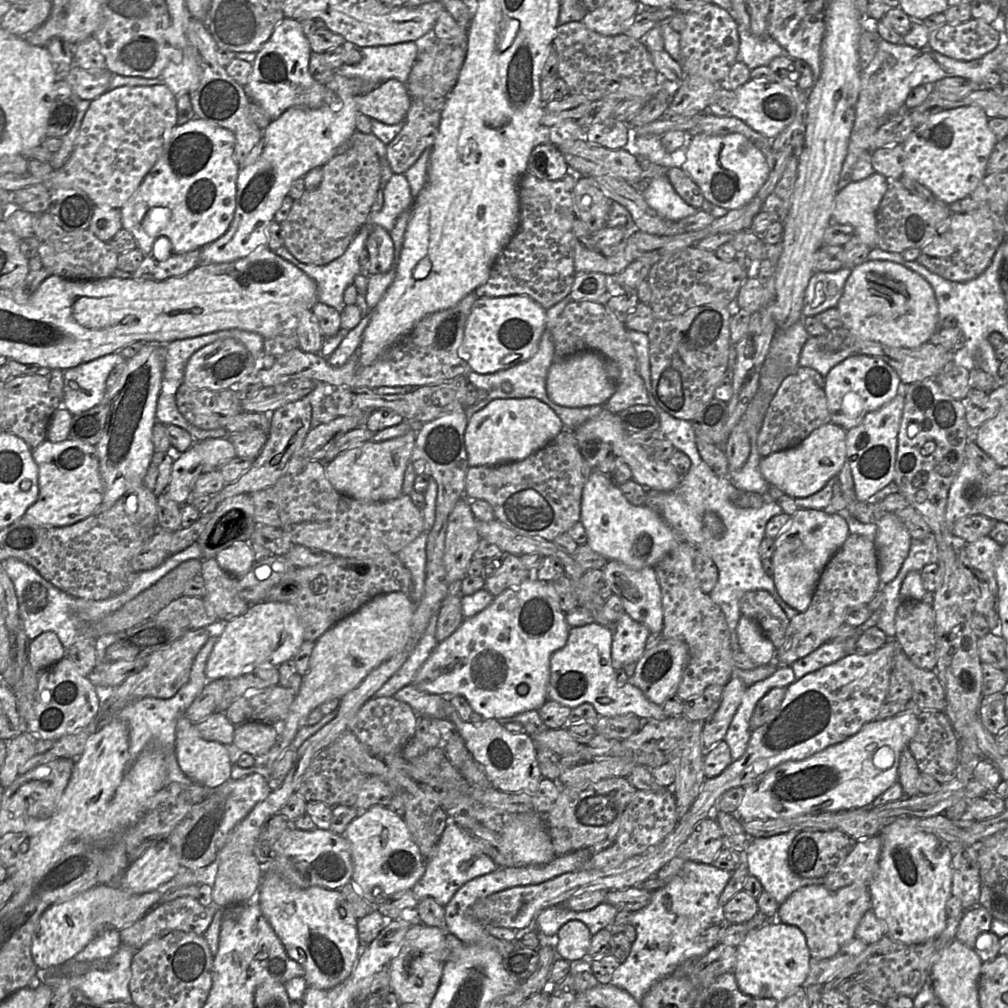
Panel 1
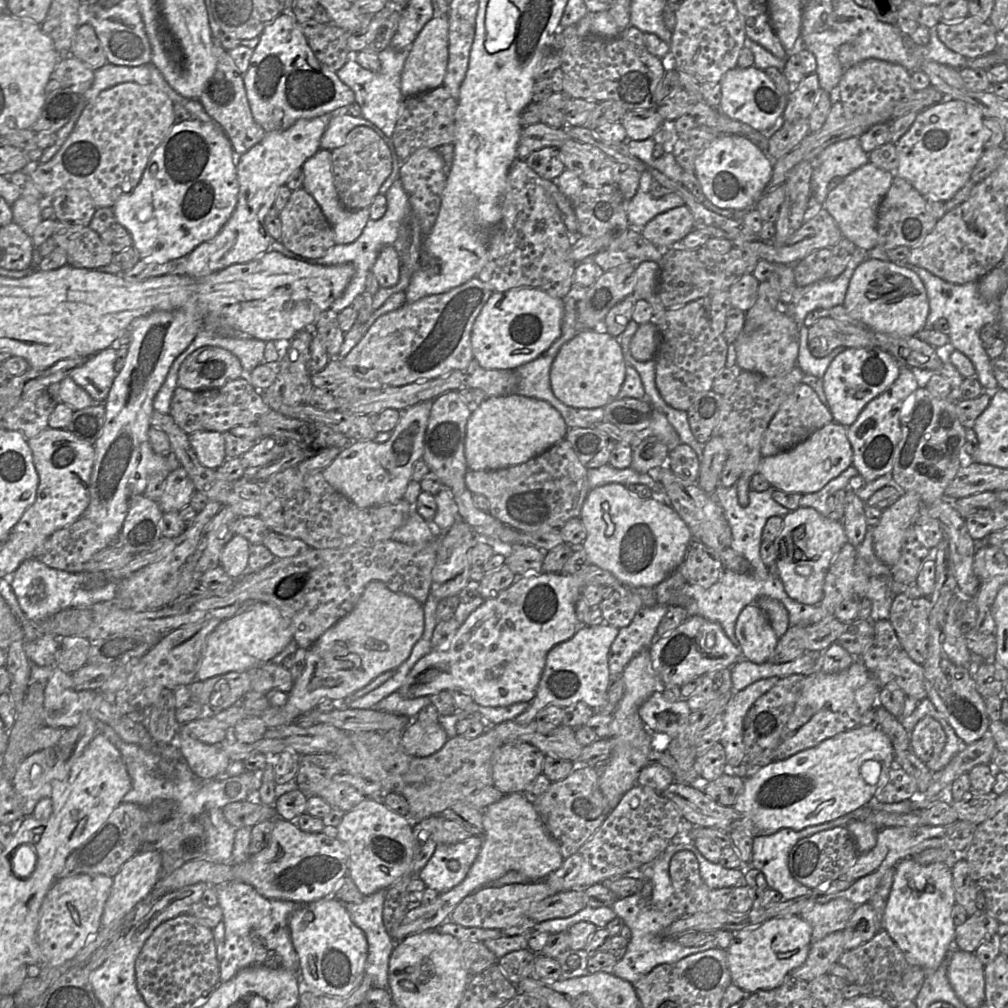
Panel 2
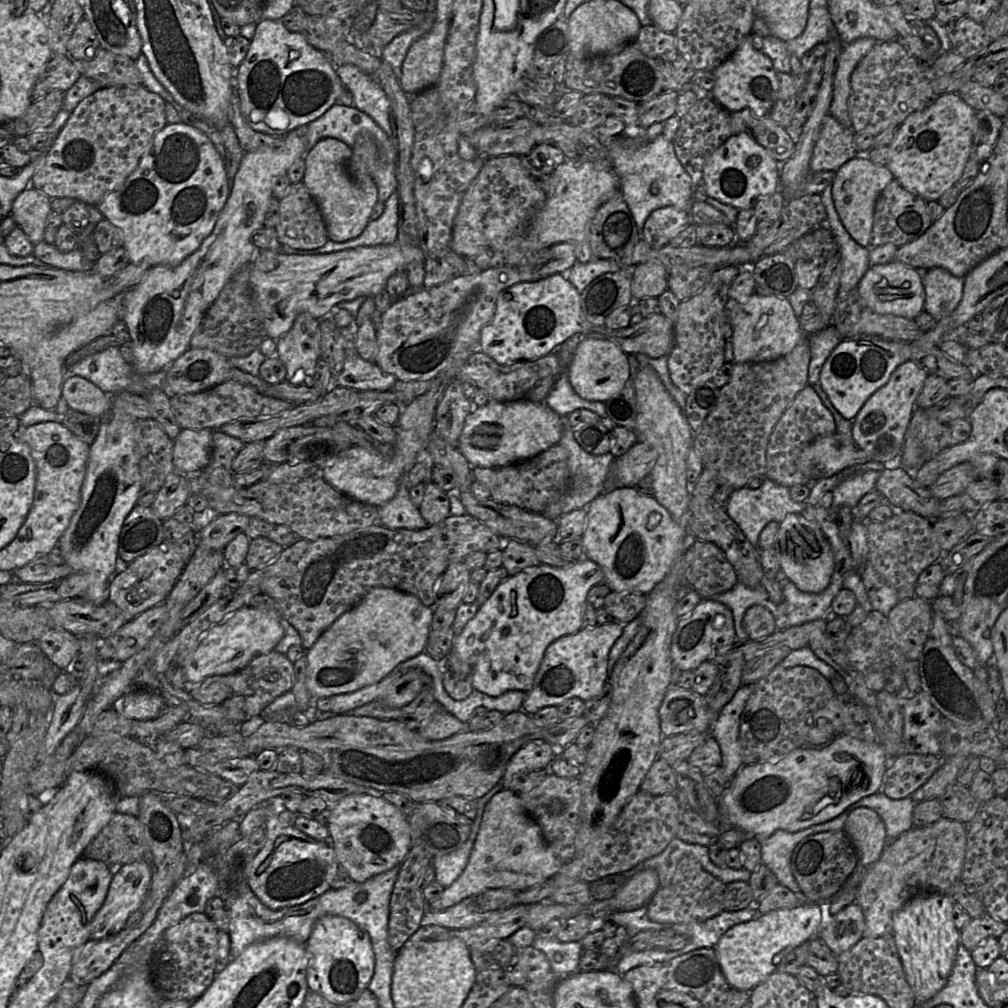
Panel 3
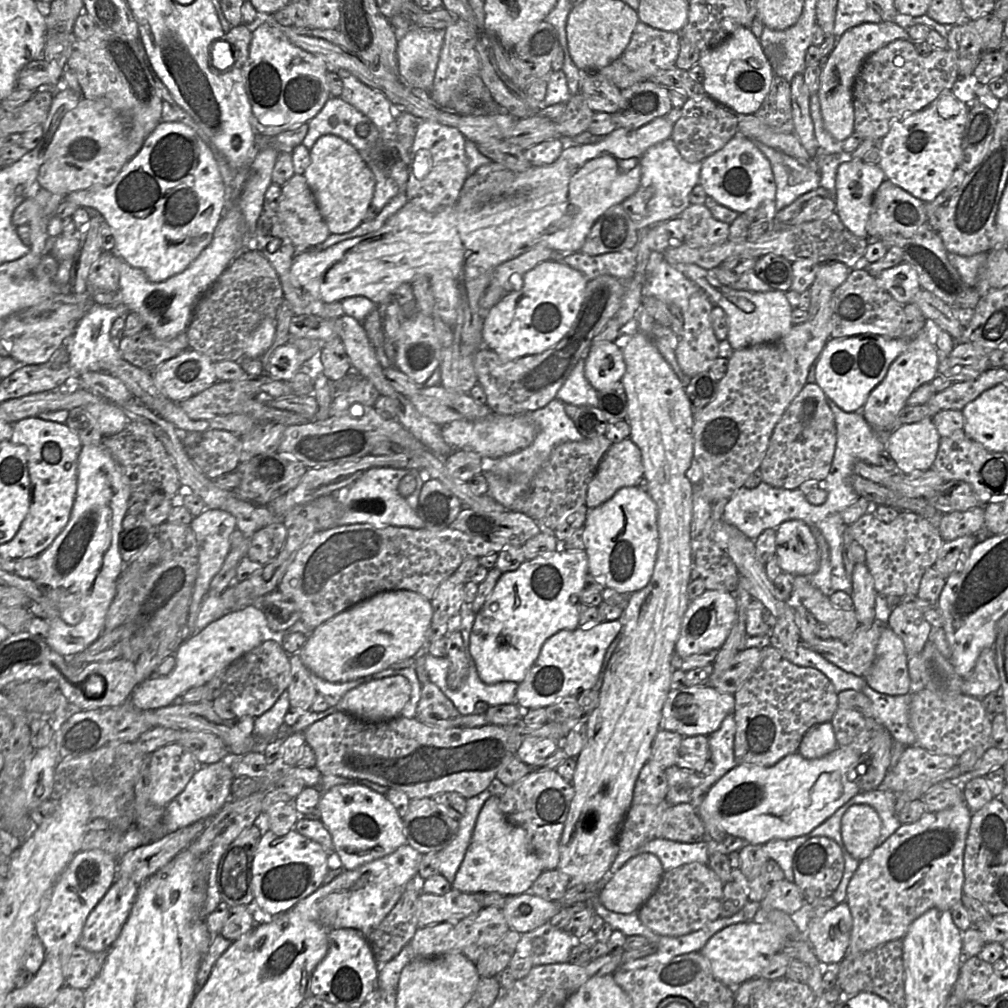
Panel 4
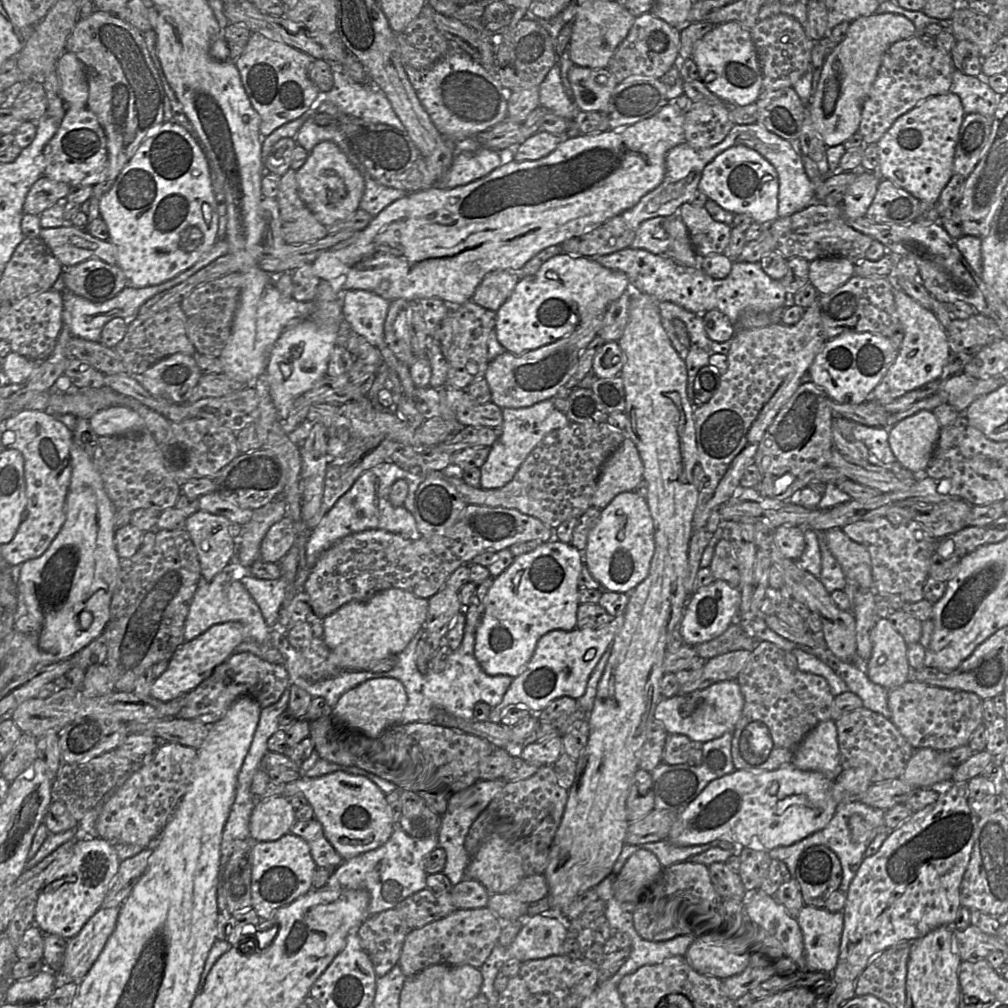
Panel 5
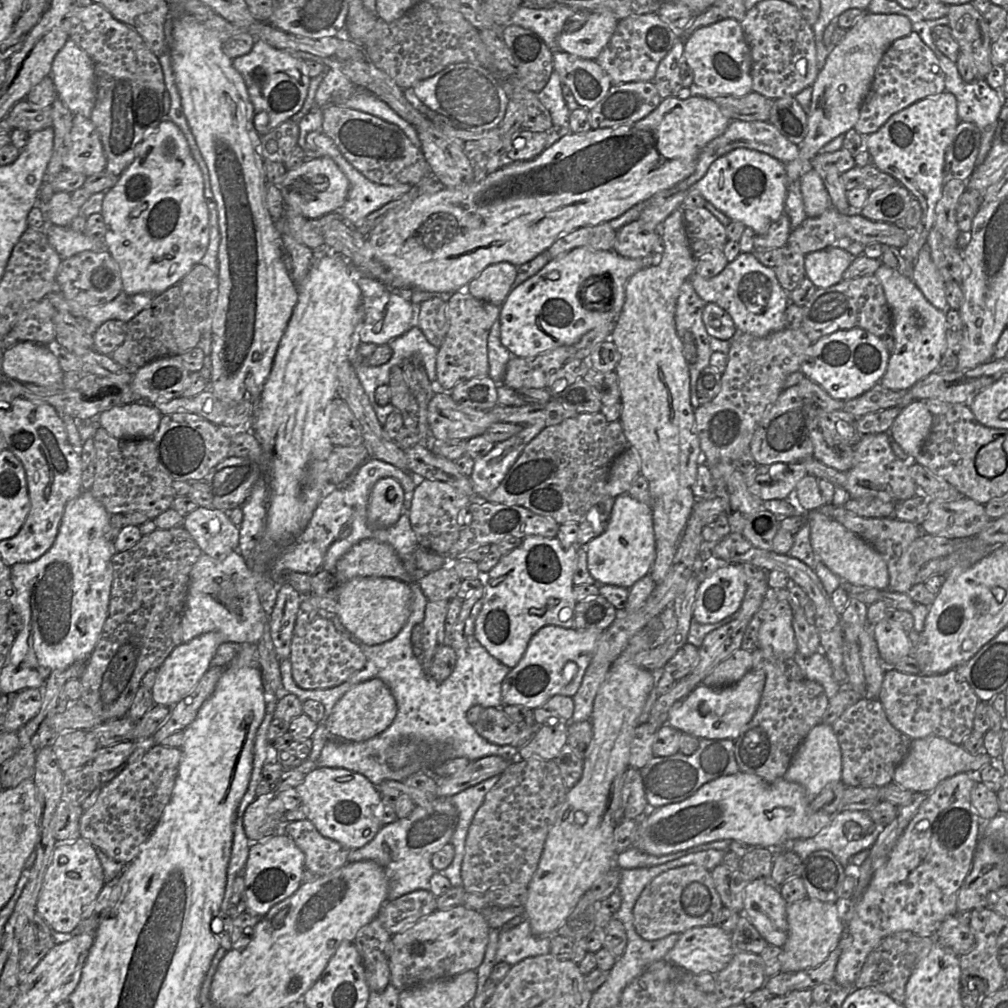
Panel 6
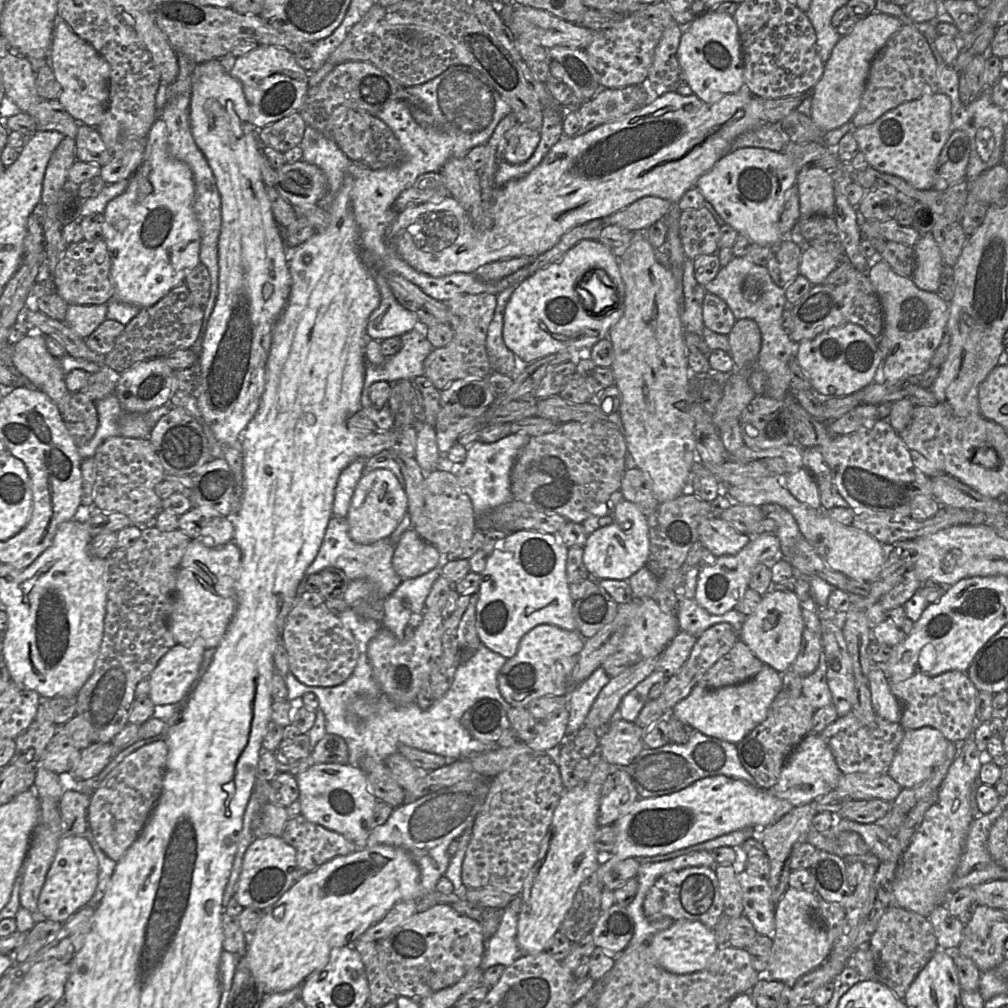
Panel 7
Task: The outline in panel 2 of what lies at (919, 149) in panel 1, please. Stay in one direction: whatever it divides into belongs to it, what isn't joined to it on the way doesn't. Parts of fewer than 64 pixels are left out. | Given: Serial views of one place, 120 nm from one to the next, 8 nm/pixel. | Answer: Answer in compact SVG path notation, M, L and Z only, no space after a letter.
M944 99L941 102L923 109L918 113L914 123L909 128L909 130L895 143L898 154L898 168L896 172L893 173L894 176L899 176L908 181L922 196L929 196L943 202L951 199L970 180L972 170L985 151L985 143L989 139L989 130L983 123L984 118L985 117L983 116L979 107L962 100Z

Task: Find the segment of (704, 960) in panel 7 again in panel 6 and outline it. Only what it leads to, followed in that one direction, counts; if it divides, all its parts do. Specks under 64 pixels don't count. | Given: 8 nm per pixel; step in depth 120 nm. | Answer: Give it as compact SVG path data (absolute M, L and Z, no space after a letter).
M717 925L698 926L680 933L665 960L701 975L725 969L735 953L731 934Z

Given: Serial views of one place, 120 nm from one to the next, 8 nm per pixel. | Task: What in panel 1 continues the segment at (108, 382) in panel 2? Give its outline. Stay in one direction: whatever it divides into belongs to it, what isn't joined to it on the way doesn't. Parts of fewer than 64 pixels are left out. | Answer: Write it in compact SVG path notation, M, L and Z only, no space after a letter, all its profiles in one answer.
M114 352L65 370L61 407L73 416L101 404L109 374L123 360L121 352Z

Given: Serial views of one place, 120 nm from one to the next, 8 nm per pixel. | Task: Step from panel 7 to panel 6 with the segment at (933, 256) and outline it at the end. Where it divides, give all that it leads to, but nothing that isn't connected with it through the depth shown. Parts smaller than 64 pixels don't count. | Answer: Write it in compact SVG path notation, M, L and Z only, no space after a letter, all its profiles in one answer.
M926 243L914 263L912 281L934 307L944 312L950 309L946 300L945 281L932 261Z

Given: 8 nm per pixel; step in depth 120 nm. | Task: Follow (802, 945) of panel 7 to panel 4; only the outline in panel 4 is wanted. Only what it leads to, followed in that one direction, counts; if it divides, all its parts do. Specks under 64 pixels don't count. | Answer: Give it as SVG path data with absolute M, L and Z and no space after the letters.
M846 902L838 904L820 918L812 918L807 923L806 938L812 945L820 963L826 967L837 966L846 956L850 944L853 918Z

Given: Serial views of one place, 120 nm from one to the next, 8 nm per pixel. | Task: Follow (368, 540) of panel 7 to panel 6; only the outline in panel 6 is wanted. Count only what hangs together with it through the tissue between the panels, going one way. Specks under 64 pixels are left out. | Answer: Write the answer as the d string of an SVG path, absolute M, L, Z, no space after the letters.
M392 477L378 480L367 504L367 524L373 529L385 529L394 525L404 512L404 490Z

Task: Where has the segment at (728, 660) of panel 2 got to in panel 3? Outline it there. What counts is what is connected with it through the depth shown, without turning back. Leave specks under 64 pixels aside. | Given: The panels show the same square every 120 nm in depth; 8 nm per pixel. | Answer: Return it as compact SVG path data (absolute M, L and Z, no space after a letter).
M702 598L691 613L679 618L671 642L671 658L675 669L694 671L705 661L723 655L736 643L733 614L725 604Z

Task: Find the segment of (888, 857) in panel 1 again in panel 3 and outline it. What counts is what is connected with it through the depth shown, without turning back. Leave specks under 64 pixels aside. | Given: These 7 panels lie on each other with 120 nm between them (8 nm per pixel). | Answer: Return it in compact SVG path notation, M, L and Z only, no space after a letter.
M920 894L893 915L892 935L916 1004L935 996L947 984L952 971L960 944L960 931L953 921L954 904L949 894Z

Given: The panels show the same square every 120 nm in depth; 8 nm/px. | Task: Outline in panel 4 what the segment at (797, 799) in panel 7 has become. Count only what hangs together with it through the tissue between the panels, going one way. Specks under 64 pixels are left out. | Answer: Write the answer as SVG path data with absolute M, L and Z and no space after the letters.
M831 722L814 726L805 733L798 753L806 759L817 759L830 754L838 747Z

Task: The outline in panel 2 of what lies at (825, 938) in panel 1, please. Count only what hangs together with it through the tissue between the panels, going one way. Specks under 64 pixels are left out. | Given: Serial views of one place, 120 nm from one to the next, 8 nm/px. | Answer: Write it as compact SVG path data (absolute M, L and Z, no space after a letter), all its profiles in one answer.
M843 898L827 903L816 903L811 909L803 911L800 917L812 927L812 943L836 931L843 931L856 906Z

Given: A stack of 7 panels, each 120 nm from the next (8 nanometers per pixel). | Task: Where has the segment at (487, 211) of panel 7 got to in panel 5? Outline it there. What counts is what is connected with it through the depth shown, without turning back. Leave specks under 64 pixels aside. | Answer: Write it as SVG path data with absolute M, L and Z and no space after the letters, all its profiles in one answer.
M669 102L655 115L621 129L608 129L592 134L580 134L572 138L564 137L555 150L538 160L516 161L509 159L487 176L469 184L452 189L432 186L408 193L374 216L370 224L359 232L357 239L351 245L342 250L321 254L312 263L314 274L321 281L328 282L334 292L366 290L388 301L395 299L418 301L422 298L438 298L449 306L461 305L471 300L477 286L488 273L494 271L517 272L543 249L552 245L560 245L568 239L580 236L590 228L596 227L606 220L621 215L624 211L634 207L645 194L662 183L665 176L665 158L668 151L677 145L685 143L683 124L684 111L680 111L674 103Z

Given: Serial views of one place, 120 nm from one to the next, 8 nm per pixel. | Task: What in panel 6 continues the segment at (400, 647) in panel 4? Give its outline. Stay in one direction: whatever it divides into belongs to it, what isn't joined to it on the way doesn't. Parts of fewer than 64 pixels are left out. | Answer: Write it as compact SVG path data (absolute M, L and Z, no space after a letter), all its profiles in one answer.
M357 577L343 585L337 616L343 626L367 645L387 642L400 632L411 612L412 590L406 582L389 577Z

